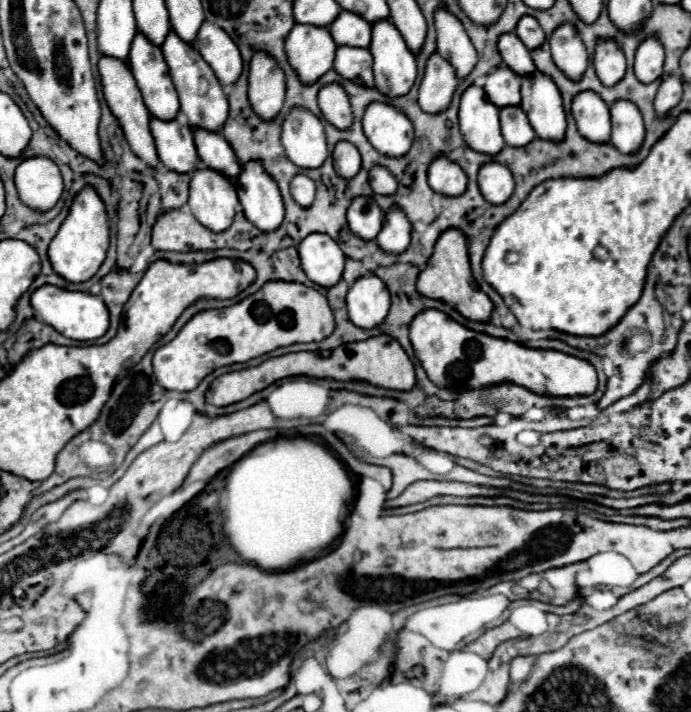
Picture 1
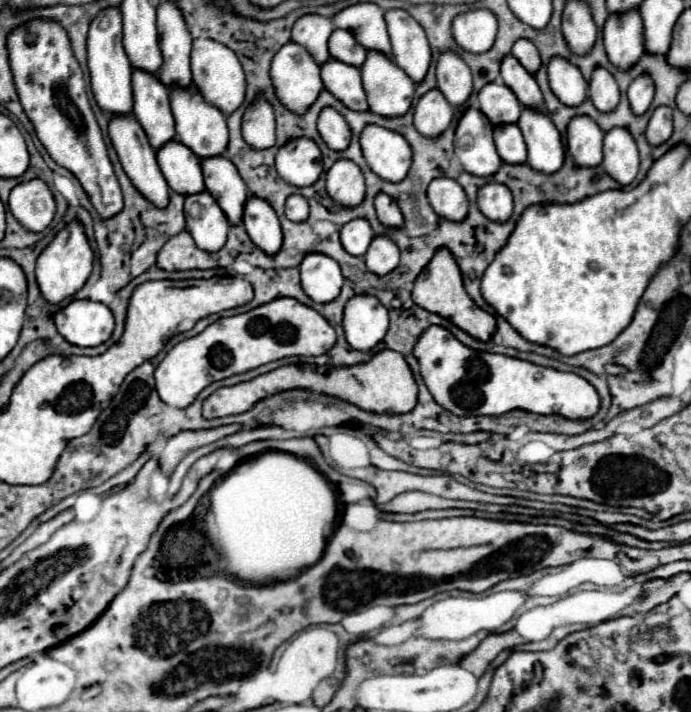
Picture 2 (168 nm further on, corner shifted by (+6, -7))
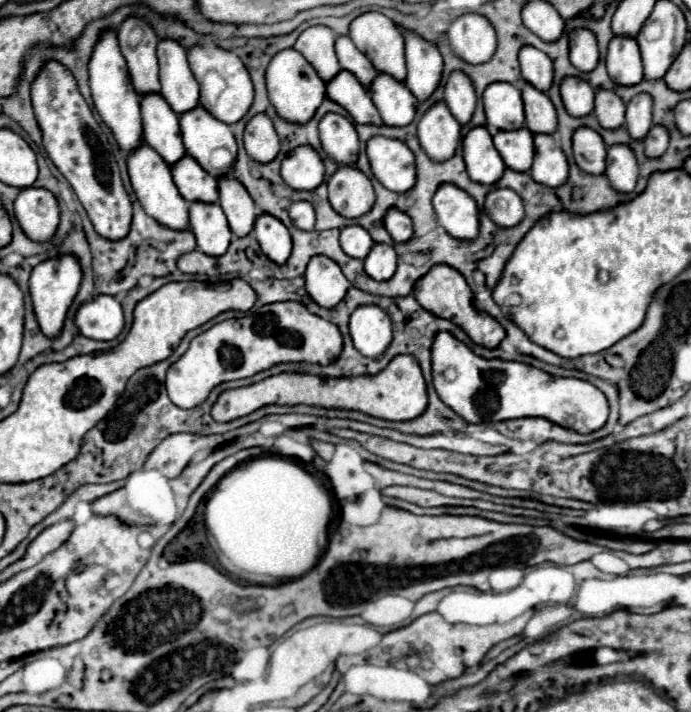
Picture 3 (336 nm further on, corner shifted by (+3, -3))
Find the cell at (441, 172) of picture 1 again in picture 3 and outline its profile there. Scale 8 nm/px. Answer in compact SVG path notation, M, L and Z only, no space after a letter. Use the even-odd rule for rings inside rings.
M441 184L433 196L439 224L459 240L473 240L479 232L479 210L475 200L455 184Z

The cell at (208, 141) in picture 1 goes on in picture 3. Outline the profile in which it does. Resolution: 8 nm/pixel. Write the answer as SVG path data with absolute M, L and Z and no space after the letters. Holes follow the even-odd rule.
M235 176L217 178L219 184L219 204L229 220L235 236L247 236L257 218L257 206L245 186Z

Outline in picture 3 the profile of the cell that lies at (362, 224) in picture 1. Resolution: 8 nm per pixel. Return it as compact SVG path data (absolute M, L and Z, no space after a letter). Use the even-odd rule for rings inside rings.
M347 226L341 230L341 248L345 250L345 254L363 260L369 252L369 248L375 244L373 238L369 236L369 232L361 226Z

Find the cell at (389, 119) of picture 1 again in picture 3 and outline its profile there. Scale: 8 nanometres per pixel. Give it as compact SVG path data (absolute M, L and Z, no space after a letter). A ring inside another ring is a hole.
M373 136L367 142L371 170L381 184L393 192L407 192L415 184L415 156L397 138Z

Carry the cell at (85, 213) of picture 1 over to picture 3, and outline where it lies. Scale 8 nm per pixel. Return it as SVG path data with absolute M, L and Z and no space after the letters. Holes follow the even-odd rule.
M61 254L57 258L45 260L45 262L37 264L37 268L33 268L29 292L33 296L37 320L41 324L41 330L45 332L45 336L57 336L57 332L61 332L67 310L81 286L81 278L83 278L83 270L81 270L79 258L73 254Z

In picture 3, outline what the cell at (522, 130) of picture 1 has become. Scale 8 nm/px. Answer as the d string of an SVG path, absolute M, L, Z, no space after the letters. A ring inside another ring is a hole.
M527 126L519 130L499 130L493 136L493 144L499 150L507 168L527 172L533 164L533 134Z

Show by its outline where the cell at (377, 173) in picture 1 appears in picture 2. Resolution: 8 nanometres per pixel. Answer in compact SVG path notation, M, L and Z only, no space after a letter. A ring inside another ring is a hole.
M378 194L374 204L376 204L378 220L380 220L386 228L402 228L402 226L404 226L404 216L402 216L398 204L396 204L390 196Z

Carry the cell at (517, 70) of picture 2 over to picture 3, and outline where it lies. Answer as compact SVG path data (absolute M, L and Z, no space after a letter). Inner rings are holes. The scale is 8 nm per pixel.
M521 80L521 94L525 104L527 128L531 132L555 132L557 114L549 96L525 80Z

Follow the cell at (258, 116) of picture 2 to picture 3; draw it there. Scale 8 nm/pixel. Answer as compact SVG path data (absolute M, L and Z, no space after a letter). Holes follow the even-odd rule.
M265 112L255 114L245 126L245 150L253 160L267 164L279 152L279 136Z

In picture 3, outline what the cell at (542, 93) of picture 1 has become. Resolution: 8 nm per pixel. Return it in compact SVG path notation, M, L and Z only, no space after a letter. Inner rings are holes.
M533 134L535 158L531 166L531 176L539 184L549 184L551 188L565 184L567 180L567 158L553 134Z

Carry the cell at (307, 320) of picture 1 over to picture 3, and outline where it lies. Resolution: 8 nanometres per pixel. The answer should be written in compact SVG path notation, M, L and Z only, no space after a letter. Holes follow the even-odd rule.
M275 302L261 306L243 318L231 318L215 324L207 332L195 336L187 352L169 366L165 386L171 402L179 408L195 408L209 392L227 380L249 378L279 362L333 362L343 348L339 328L311 314L301 302Z

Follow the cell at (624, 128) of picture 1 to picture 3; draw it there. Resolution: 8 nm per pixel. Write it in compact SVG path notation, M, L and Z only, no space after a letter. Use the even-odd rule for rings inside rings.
M613 144L607 148L607 170L609 182L619 192L631 192L637 184L639 164L635 152L627 144Z

